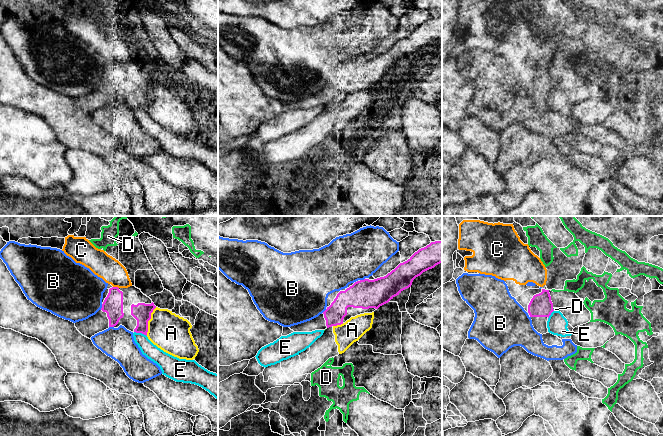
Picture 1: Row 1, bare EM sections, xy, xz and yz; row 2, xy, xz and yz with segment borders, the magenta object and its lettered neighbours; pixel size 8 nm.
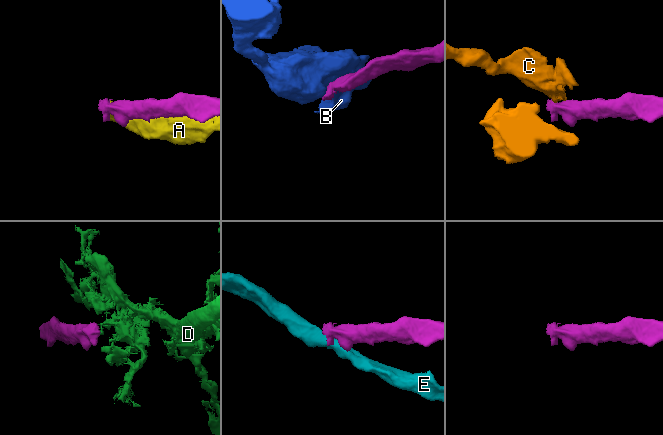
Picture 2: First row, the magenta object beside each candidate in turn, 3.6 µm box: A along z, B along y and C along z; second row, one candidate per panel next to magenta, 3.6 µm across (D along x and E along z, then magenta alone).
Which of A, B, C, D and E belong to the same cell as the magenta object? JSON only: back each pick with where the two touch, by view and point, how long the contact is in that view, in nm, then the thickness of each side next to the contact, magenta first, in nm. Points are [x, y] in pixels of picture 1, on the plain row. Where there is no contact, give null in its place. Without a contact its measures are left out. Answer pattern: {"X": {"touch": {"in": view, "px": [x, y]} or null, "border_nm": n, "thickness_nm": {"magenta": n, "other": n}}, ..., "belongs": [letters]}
{"belongs": []}

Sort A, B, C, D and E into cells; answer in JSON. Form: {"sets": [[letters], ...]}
{"sets": [["A"], ["B"], ["C"], ["D"], ["E"]]}

